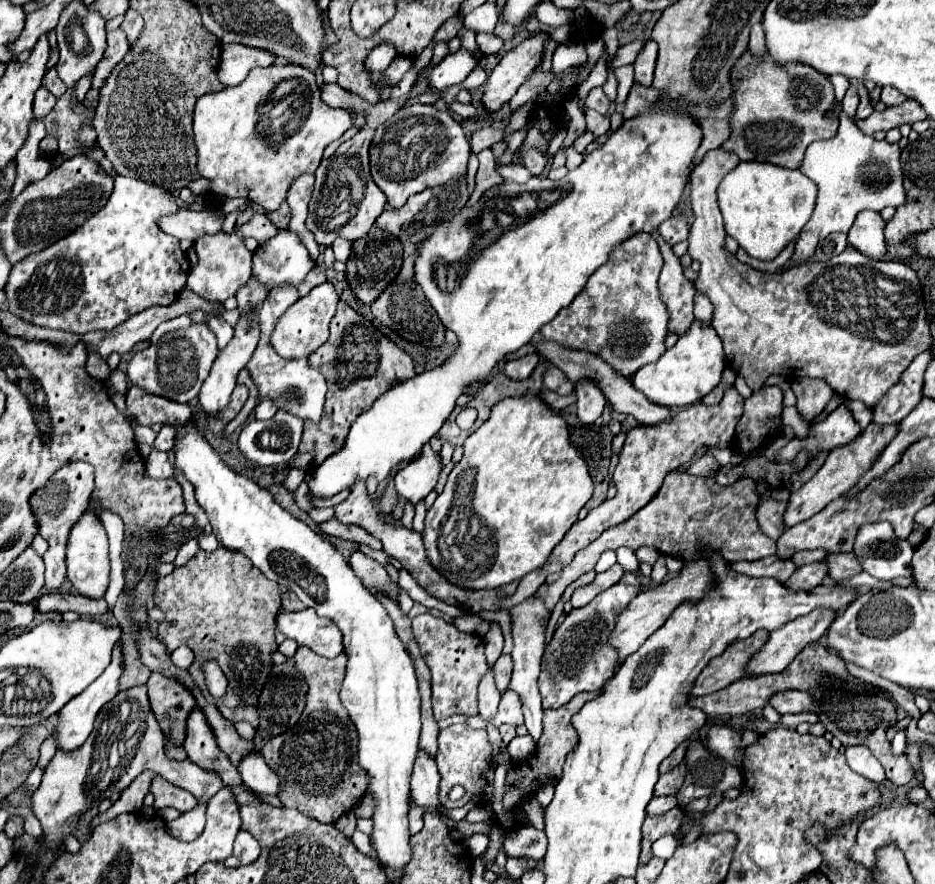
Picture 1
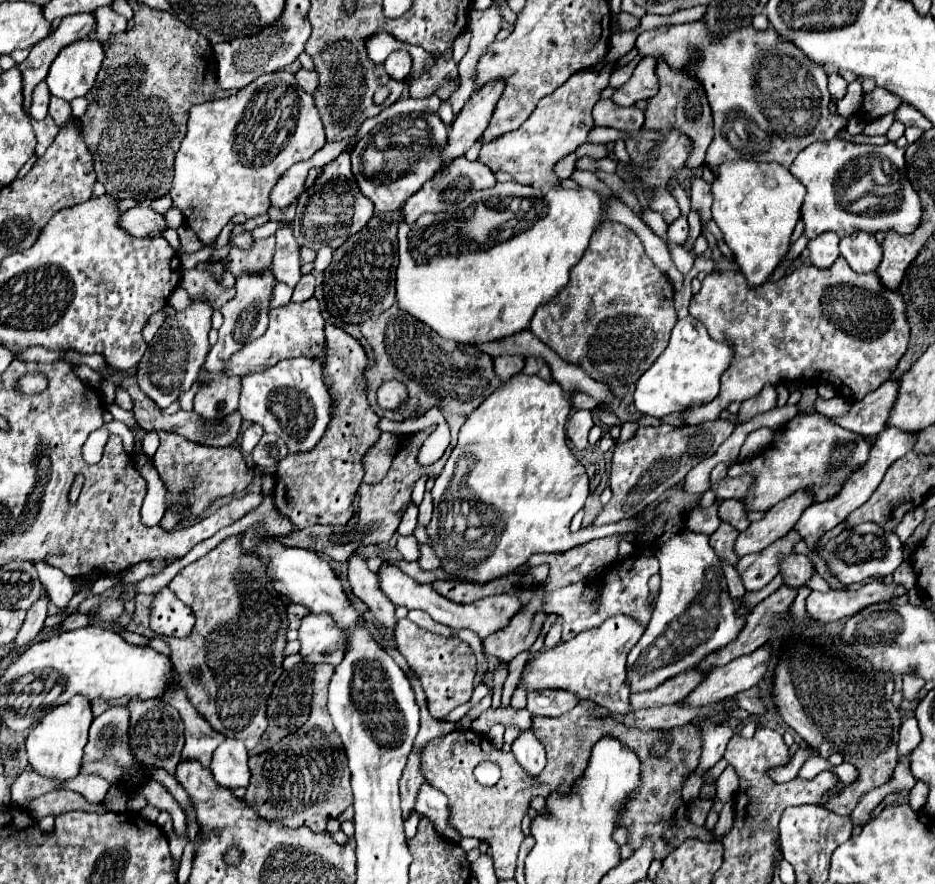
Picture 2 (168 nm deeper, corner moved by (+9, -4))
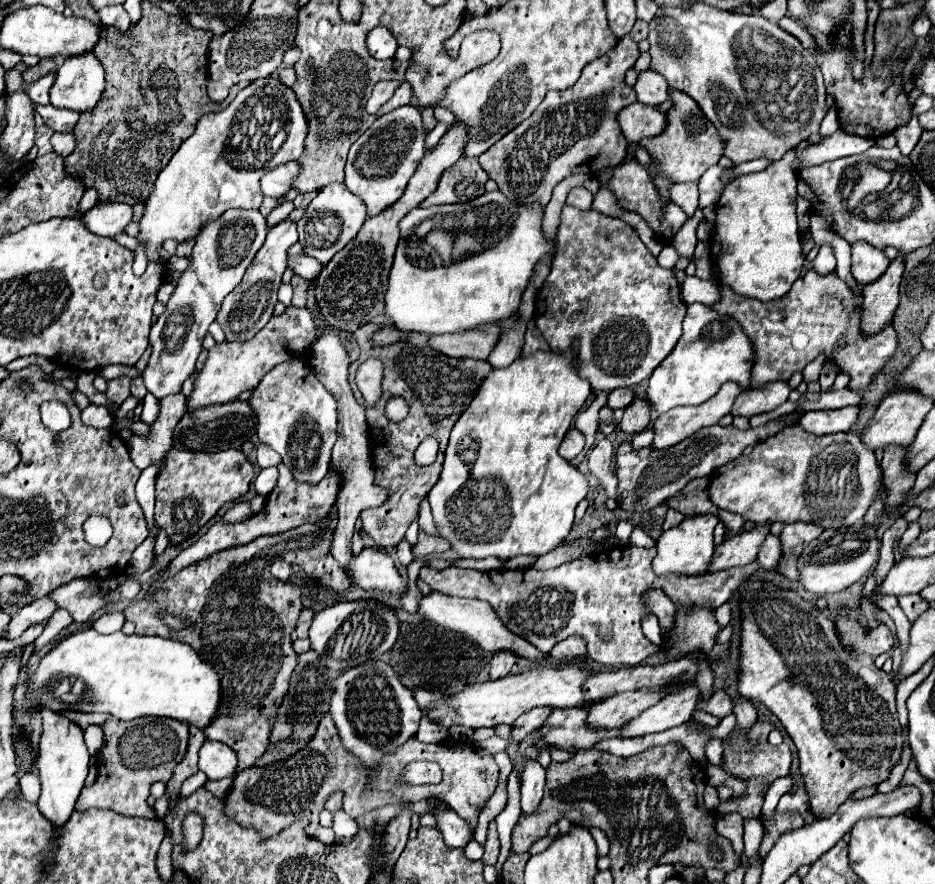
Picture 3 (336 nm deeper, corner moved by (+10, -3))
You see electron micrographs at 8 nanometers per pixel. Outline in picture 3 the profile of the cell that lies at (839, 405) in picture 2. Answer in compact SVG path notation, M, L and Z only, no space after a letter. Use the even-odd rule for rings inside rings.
M821 354L814 361L807 364L804 370L802 371L804 381L808 382L808 384L810 382L817 381L819 379L819 374L825 362L826 362L826 357L823 354Z

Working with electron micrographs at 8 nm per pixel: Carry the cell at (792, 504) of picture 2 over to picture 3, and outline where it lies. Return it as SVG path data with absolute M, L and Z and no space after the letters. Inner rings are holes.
M766 522L766 524L756 524L750 530L744 530L728 538L716 548L714 564L710 566L710 572L734 568L734 566L746 566L754 562L768 534L770 534L770 524Z

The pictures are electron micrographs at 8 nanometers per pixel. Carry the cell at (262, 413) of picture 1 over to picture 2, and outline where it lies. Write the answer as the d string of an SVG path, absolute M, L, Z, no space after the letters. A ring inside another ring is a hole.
M251 425L249 429L245 429L243 431L243 441L241 441L241 451L245 455L249 455L255 449L255 445L259 443L261 435L263 435L263 429L259 425Z

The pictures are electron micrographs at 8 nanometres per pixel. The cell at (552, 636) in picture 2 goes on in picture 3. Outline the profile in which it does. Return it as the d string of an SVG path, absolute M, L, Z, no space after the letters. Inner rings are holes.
M572 636L572 638L566 638L566 640L558 642L558 644L550 650L550 658L552 658L552 660L560 660L560 662L582 660L582 658L586 658L586 648L584 648L582 640L578 640L576 636Z

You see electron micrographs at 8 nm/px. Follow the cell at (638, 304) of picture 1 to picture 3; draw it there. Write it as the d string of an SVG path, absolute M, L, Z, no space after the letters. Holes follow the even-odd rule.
M562 208L558 226L558 244L552 270L538 292L534 322L550 344L550 350L568 352L578 342L576 370L590 382L594 392L610 392L616 388L632 388L648 380L654 368L672 352L680 334L686 304L680 298L680 284L672 270L662 268L638 238L636 230L620 218L596 212Z

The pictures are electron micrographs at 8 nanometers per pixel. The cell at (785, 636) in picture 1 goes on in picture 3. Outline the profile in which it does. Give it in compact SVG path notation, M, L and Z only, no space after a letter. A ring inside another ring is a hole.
M686 684L682 690L668 694L656 706L648 708L634 720L630 720L622 732L622 738L634 738L644 734L654 734L680 726L688 722L700 702L700 688L696 684Z

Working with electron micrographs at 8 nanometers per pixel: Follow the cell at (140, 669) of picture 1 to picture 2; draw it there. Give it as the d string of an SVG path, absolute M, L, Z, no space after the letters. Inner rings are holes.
M129 698L128 700L115 699L111 701L101 701L101 699L99 699L99 701L95 701L95 703L91 705L91 707L93 707L93 715L97 717L97 715L101 715L101 713L103 713L103 711L105 711L107 707L111 707L115 705L125 706L127 705L127 703L129 703L129 701L130 701Z

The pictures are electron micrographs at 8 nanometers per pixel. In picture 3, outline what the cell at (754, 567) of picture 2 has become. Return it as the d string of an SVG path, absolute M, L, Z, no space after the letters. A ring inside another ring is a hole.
M614 546L610 550L602 550L598 554L582 556L572 562L564 562L558 568L538 572L534 568L528 570L460 570L460 568L422 568L420 578L442 594L450 596L470 596L478 600L486 600L494 606L502 622L518 636L526 638L540 652L548 654L550 648L568 638L582 636L586 640L588 656L602 666L634 666L650 654L658 652L656 646L646 638L640 626L644 604L640 596L646 588L662 588L674 602L678 604L714 604L718 608L724 604L742 582L752 578L760 564L752 562L746 566L736 566L720 572L712 572L706 576L656 576L652 569L652 560L656 556L656 548L636 548Z

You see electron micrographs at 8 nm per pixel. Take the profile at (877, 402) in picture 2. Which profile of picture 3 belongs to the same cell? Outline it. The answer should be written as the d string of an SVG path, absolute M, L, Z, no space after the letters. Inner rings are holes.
M846 406L840 410L812 410L804 412L798 424L810 434L834 434L834 432L848 432L854 430L858 422L860 406Z

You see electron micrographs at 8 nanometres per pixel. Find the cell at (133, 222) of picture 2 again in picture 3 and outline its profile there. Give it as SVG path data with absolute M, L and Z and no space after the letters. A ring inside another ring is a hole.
M108 204L102 208L92 208L82 216L90 232L98 236L116 236L126 232L126 226L132 222L132 206L128 204Z

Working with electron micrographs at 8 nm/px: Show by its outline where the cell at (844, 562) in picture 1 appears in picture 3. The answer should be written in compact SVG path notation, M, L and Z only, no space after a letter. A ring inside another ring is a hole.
M768 536L760 548L760 554L758 554L758 562L766 568L766 570L776 570L778 568L778 562L782 562L784 558L784 552L782 552L782 542L780 538L776 536Z

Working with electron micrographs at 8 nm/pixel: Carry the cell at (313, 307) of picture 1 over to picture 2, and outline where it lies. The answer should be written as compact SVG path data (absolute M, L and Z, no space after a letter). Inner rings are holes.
M311 297L309 301L303 303L289 303L285 307L279 309L271 309L269 313L269 327L265 331L265 335L261 335L259 339L243 345L243 349L239 349L239 353L235 353L223 373L227 377L243 377L247 373L257 373L263 371L283 359L291 359L291 357L319 357L323 353L325 347L325 321L319 309L319 301L315 297Z

